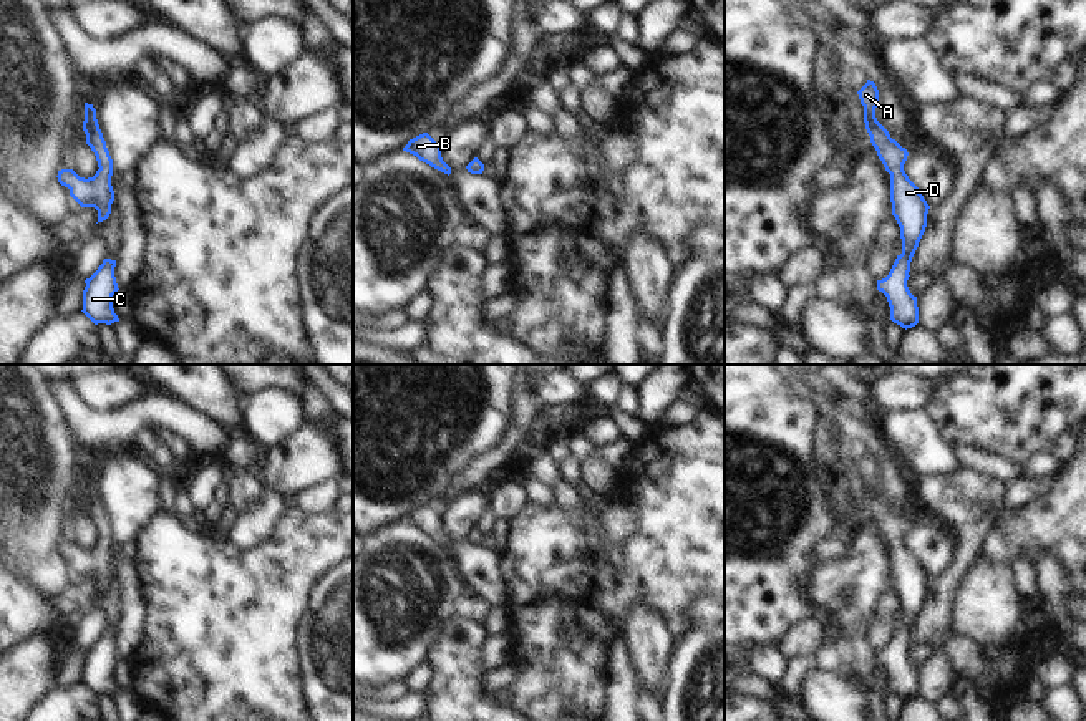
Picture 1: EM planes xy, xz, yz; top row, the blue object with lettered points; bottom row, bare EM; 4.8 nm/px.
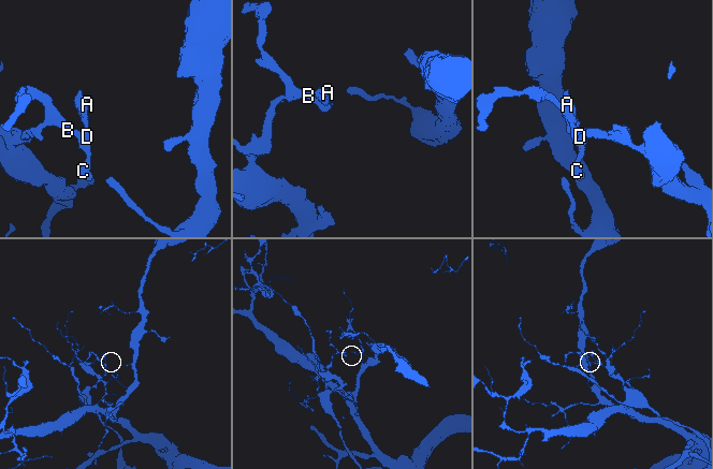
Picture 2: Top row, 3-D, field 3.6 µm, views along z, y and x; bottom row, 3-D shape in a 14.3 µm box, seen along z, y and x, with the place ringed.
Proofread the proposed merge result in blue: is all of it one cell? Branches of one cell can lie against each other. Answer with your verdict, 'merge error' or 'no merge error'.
no merge error

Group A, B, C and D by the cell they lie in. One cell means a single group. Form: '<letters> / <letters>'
A B C D

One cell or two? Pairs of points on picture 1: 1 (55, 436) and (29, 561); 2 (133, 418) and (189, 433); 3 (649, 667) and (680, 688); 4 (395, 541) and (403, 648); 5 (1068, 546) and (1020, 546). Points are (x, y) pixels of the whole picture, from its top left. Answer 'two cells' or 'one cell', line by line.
1: one cell
2: one cell
3: two cells
4: one cell
5: one cell

